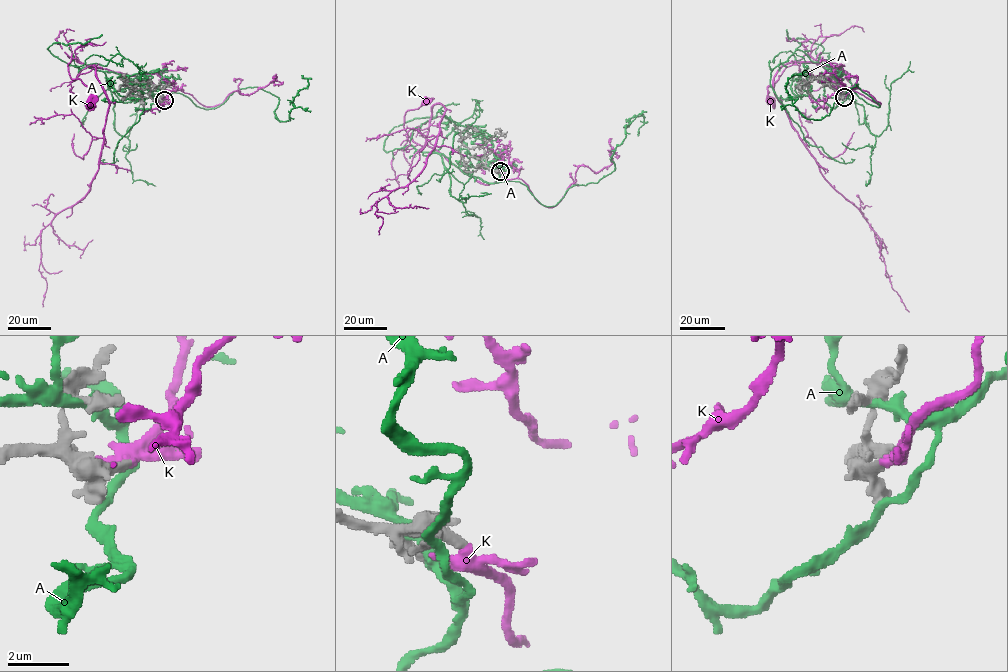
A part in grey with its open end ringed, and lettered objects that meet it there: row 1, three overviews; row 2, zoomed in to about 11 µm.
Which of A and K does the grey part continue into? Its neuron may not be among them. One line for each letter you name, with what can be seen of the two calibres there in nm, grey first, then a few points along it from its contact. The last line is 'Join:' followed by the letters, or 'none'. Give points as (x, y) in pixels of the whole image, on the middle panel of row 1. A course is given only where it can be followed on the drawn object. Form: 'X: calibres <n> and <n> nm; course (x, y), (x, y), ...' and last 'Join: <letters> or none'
K: calibres 320 and 400 nm; course (500, 171), (503, 178), (482, 184), (435, 149), (416, 144), (404, 129), (404, 115), (425, 104), (425, 100)
Join: K

